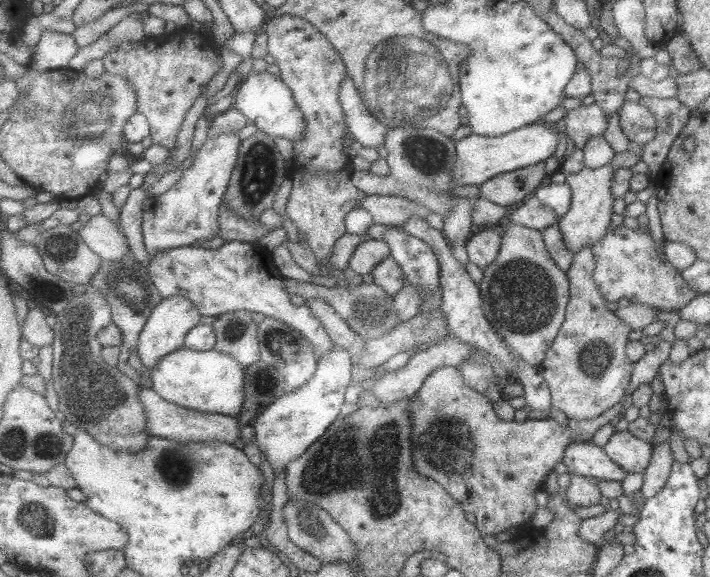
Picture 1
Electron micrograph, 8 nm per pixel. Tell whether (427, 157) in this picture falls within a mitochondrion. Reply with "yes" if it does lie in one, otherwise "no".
yes

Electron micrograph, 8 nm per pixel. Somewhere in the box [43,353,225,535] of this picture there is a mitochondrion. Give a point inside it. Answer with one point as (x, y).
(174, 467)

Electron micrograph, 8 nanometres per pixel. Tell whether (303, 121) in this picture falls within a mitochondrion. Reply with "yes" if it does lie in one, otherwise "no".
no

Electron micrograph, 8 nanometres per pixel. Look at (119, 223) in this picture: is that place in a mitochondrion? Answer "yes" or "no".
no

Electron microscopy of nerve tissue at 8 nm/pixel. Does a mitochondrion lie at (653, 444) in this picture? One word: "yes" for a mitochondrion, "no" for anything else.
no

